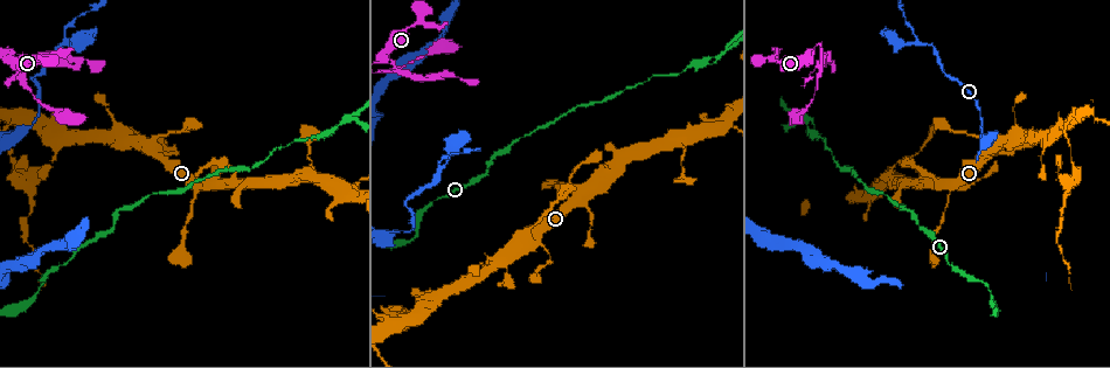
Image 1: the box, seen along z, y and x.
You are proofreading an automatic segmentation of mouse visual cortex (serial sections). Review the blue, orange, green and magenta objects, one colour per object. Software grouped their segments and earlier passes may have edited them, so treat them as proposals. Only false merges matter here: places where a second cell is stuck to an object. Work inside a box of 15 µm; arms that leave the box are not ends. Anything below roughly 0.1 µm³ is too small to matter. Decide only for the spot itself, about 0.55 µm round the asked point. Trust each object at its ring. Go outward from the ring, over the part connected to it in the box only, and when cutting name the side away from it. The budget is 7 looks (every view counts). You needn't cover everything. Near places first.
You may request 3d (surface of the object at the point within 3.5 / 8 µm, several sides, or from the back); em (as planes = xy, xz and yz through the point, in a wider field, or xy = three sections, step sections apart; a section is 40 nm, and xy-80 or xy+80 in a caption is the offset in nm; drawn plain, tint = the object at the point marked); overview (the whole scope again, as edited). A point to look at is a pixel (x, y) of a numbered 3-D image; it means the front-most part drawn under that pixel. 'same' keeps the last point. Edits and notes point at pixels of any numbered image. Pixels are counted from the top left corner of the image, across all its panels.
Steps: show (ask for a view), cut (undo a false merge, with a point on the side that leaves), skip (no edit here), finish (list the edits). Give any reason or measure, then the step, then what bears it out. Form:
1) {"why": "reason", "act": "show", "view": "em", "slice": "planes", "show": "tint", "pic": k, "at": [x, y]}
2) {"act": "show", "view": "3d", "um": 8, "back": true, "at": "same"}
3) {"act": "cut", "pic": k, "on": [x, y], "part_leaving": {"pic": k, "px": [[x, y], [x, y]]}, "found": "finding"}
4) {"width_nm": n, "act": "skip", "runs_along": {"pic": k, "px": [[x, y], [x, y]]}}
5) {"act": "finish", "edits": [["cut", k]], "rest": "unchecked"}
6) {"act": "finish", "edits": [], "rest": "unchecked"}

{"why": "thin neck", "act": "show", "view": "3d", "um": 3.5, "pic": 1, "at": [199, 184]}

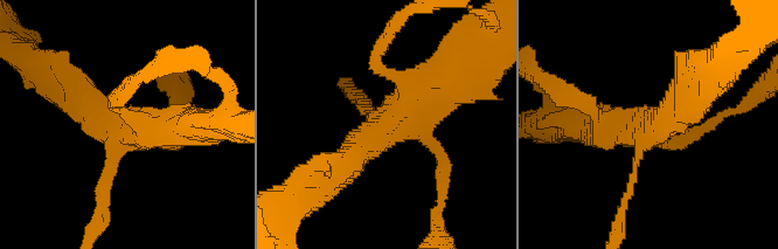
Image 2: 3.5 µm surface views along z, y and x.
{"act": "show", "view": "em", "slice": "xy", "step": 1, "show": "tint", "pic": 2, "at": [395, 117]}

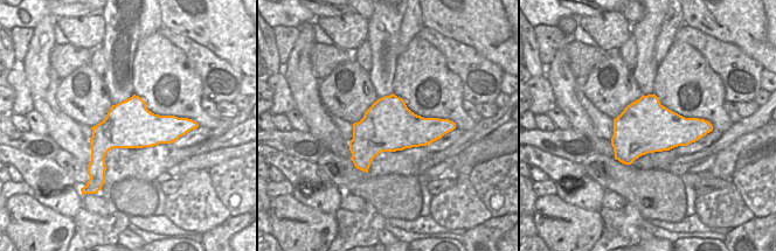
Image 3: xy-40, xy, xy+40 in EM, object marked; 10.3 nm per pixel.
{"width_nm": 550, "act": "skip", "runs_along": {"pic": 2, "px": [[344, 165], [455, 67]]}, "found": "one cell here"}

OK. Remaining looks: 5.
{"why": "three-way junction", "act": "show", "view": "em", "slice": "xy", "step": 3, "show": "tint", "pic": 1, "at": [65, 44]}

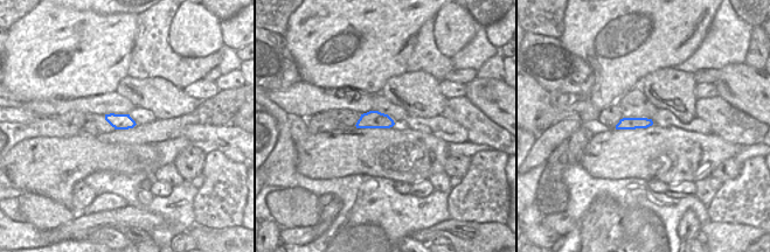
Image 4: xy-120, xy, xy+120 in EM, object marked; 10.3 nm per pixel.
{"act": "show", "view": "3d", "um": 3.5, "back": true, "at": "same"}

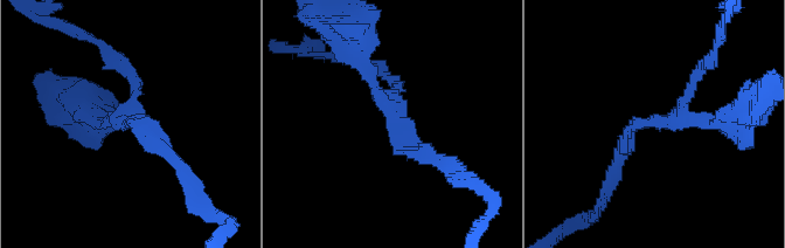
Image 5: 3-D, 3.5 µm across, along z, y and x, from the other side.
{"arm_widths_nm": [150, 150, 200], "act": "skip", "found": "continuous, no second cell"}

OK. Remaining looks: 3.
{"why": "sudden change in width", "act": "show", "view": "3d", "um": 3.5, "pic": 1, "at": [390, 233]}

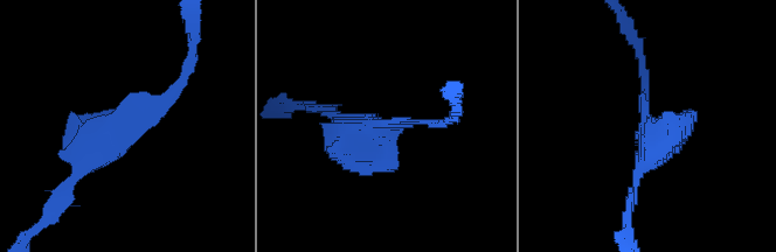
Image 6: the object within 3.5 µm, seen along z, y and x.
{"why": "need the tissue", "act": "show", "view": "em", "slice": "xy", "step": 2, "show": "tint", "pic": 6, "at": [131, 135]}

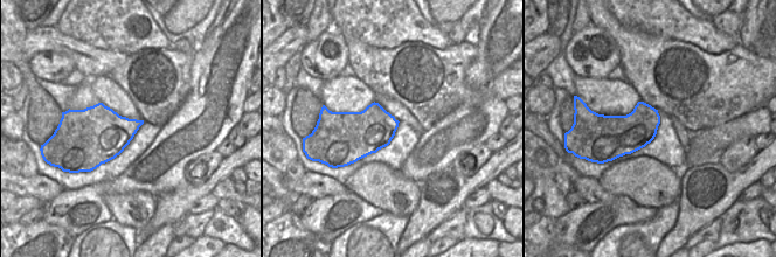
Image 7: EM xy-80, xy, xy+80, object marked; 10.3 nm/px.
{"act": "skip", "runs_along": {"pic": 6, "px": [[184, 76], [73, 180]]}, "found": "one cell here"}

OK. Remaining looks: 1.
{"act": "finish", "edits": [], "rest": "unchecked"}

